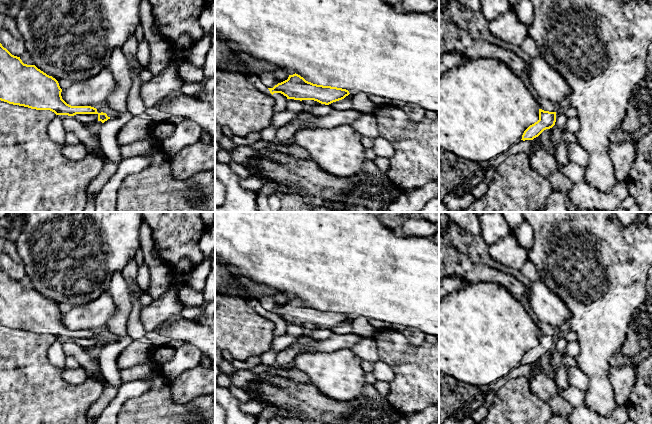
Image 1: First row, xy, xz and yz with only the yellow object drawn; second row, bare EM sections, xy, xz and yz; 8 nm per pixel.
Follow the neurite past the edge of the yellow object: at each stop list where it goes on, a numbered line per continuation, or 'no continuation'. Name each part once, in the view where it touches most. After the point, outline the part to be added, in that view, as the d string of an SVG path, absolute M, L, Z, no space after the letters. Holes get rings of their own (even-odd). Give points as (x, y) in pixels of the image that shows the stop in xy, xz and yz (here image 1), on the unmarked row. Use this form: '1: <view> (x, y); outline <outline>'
no continuation

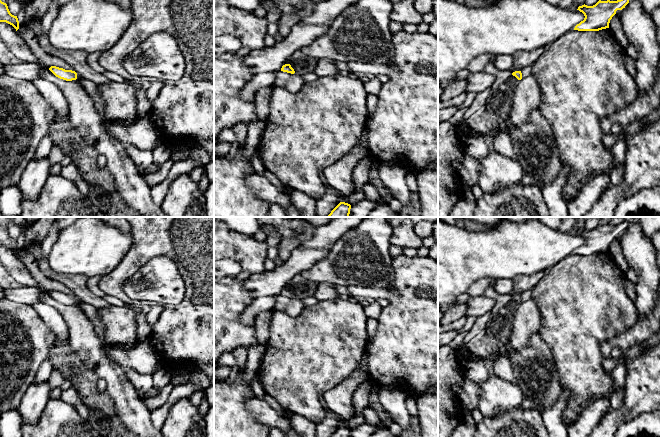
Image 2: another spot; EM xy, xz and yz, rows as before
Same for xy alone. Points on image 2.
no continuation

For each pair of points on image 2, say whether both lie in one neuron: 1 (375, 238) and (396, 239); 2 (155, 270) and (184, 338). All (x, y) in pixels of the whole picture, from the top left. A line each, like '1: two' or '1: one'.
1: two
2: two

